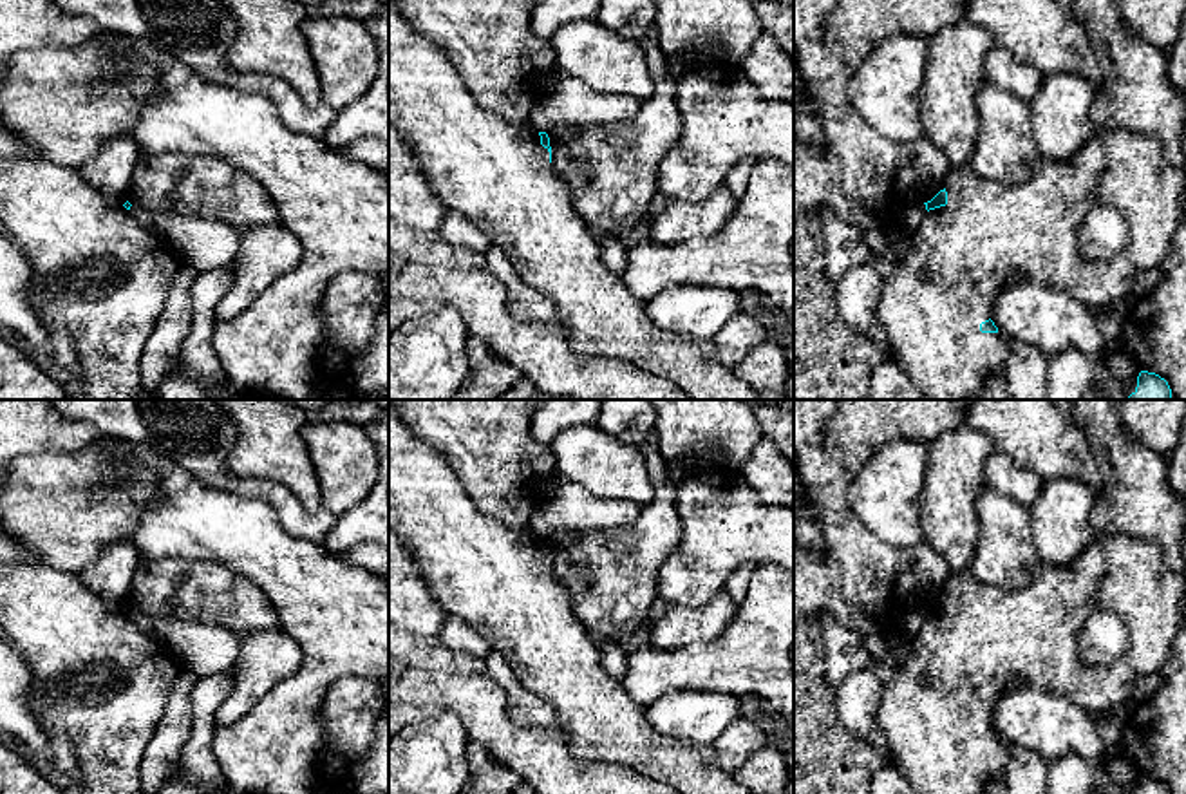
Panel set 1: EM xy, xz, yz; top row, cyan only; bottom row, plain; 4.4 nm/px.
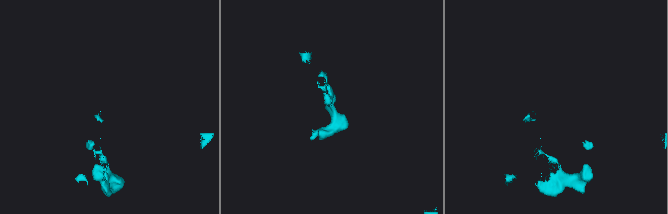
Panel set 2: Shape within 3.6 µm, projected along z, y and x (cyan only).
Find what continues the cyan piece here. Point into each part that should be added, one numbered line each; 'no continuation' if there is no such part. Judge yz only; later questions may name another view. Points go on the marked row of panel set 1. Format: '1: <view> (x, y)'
1: yz (931, 306)

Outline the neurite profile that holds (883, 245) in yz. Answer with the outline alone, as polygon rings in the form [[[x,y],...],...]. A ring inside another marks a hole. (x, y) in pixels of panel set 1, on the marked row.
[[[870,230],[864,233],[868,246],[873,253],[890,259],[891,262],[899,262],[902,253],[895,250],[897,237],[890,237],[879,230]]]

